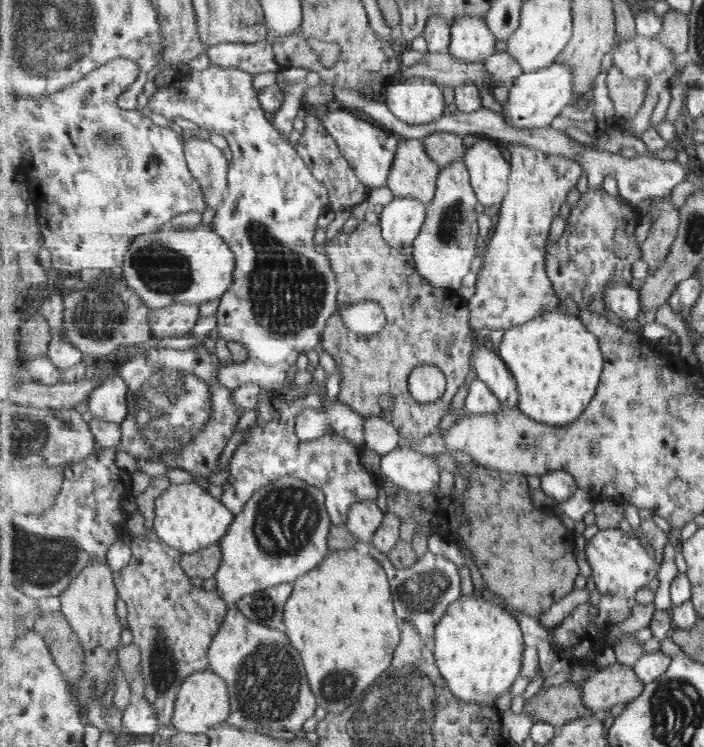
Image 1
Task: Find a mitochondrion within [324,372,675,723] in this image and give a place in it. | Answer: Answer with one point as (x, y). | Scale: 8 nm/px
(420, 593)

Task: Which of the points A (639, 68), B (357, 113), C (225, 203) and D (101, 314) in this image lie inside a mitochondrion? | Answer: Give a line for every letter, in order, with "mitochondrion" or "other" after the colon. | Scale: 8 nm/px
A: other
B: other
C: other
D: mitochondrion

